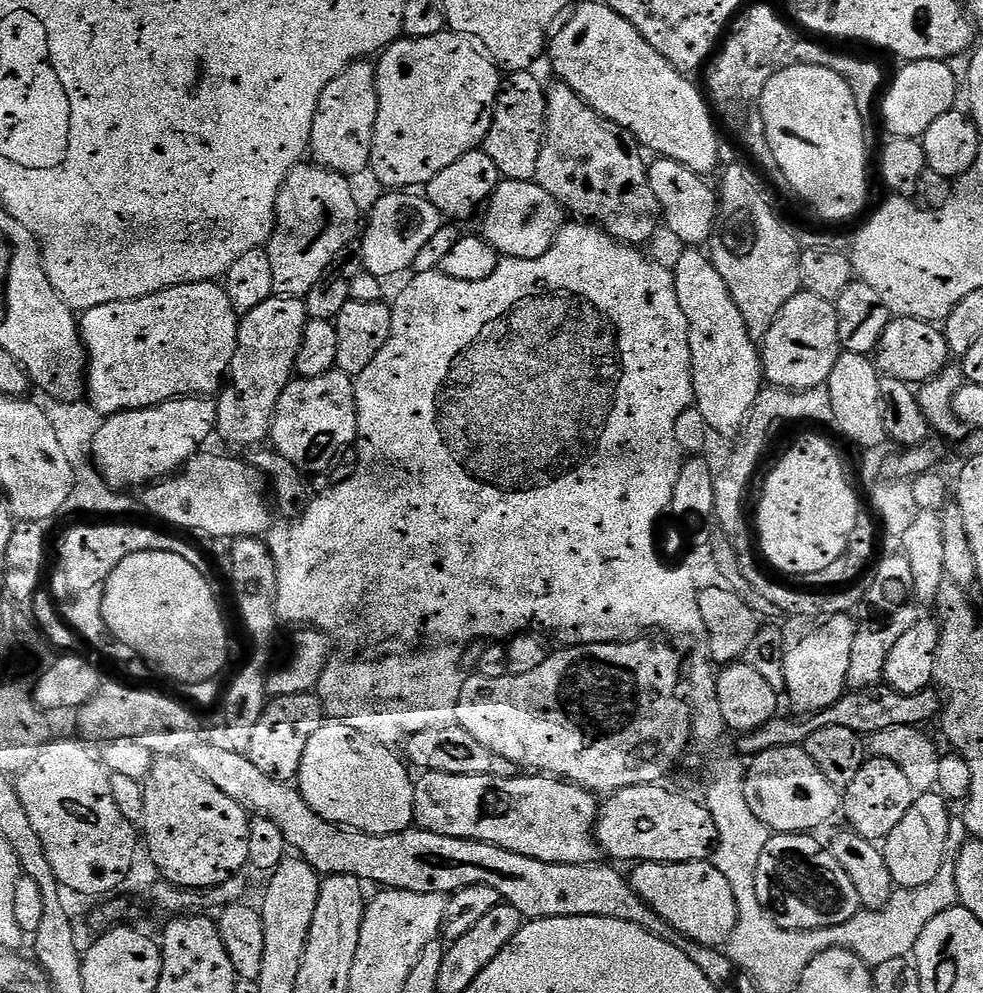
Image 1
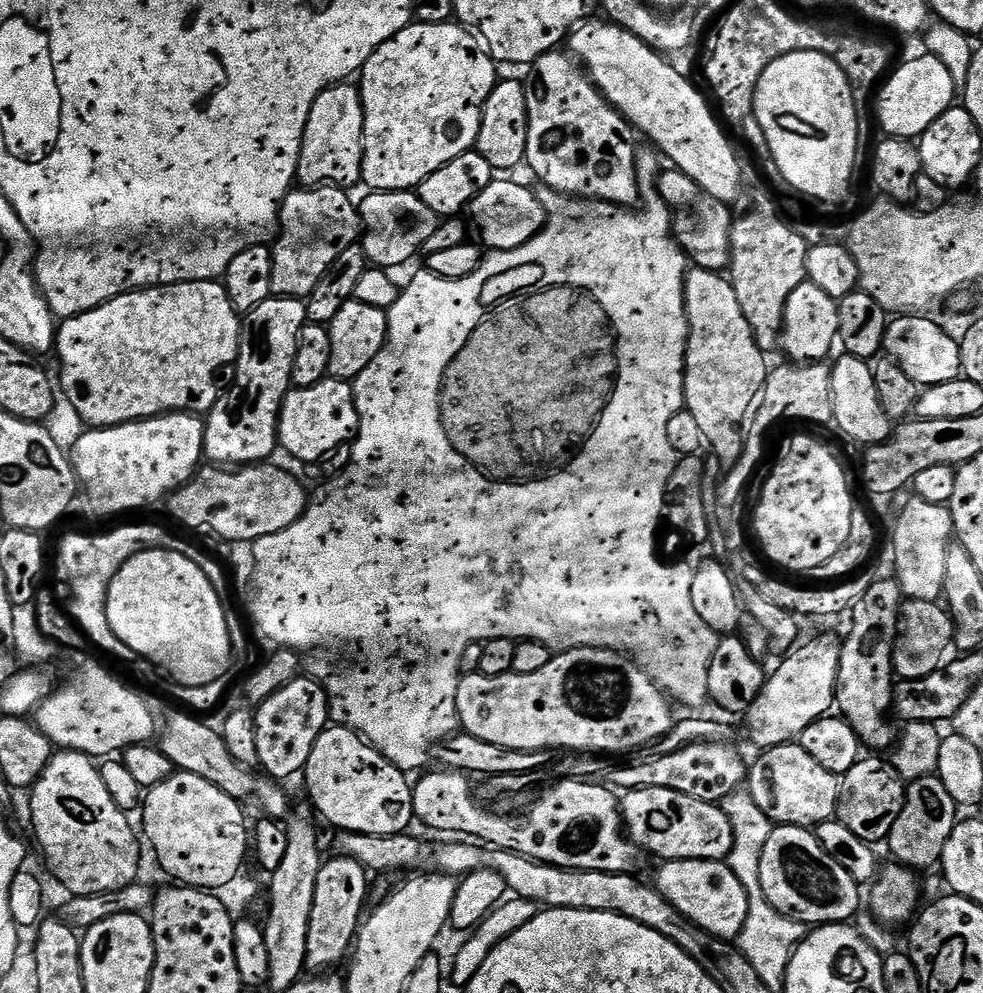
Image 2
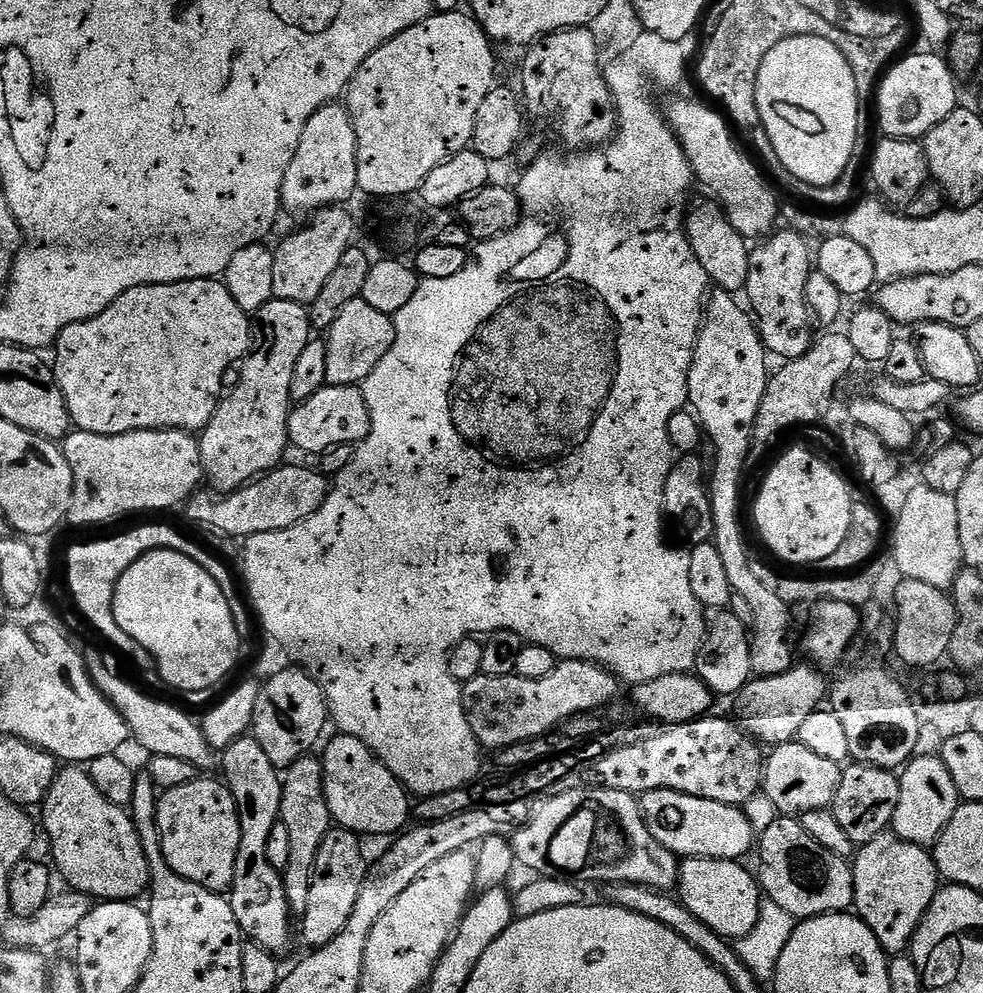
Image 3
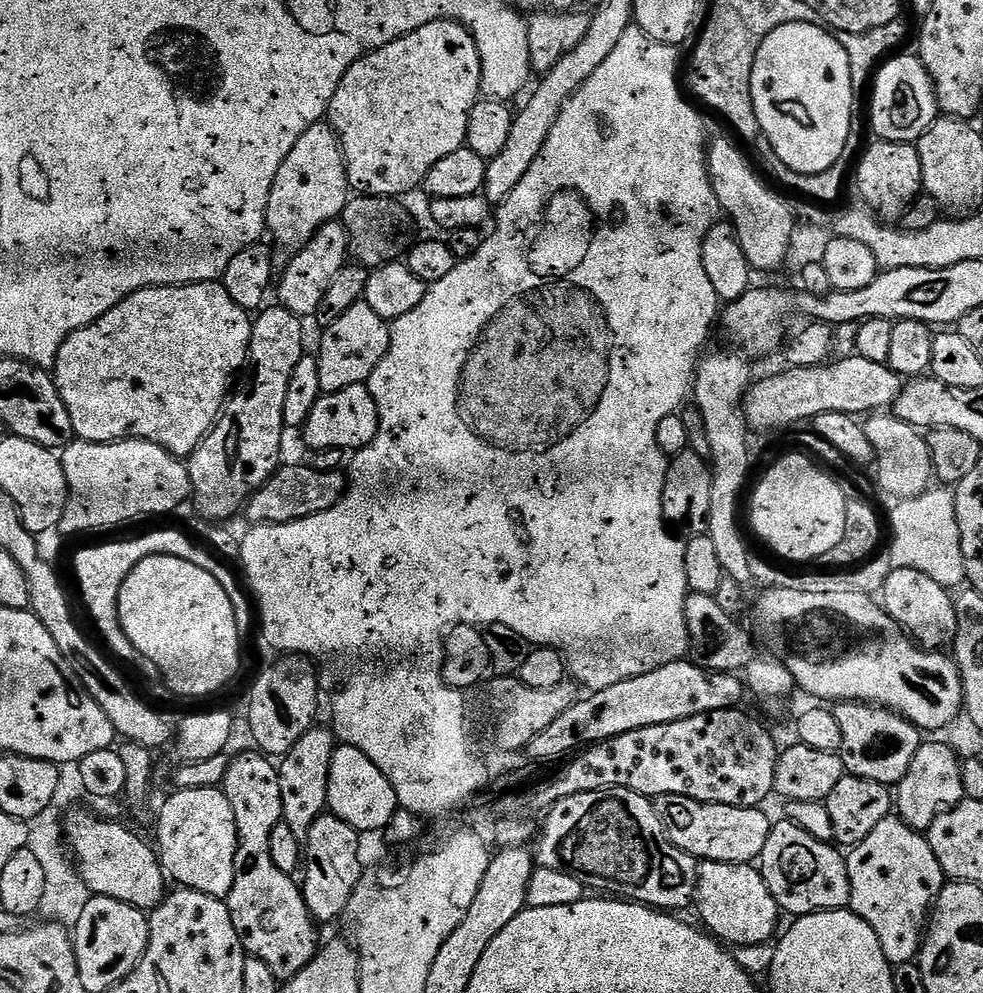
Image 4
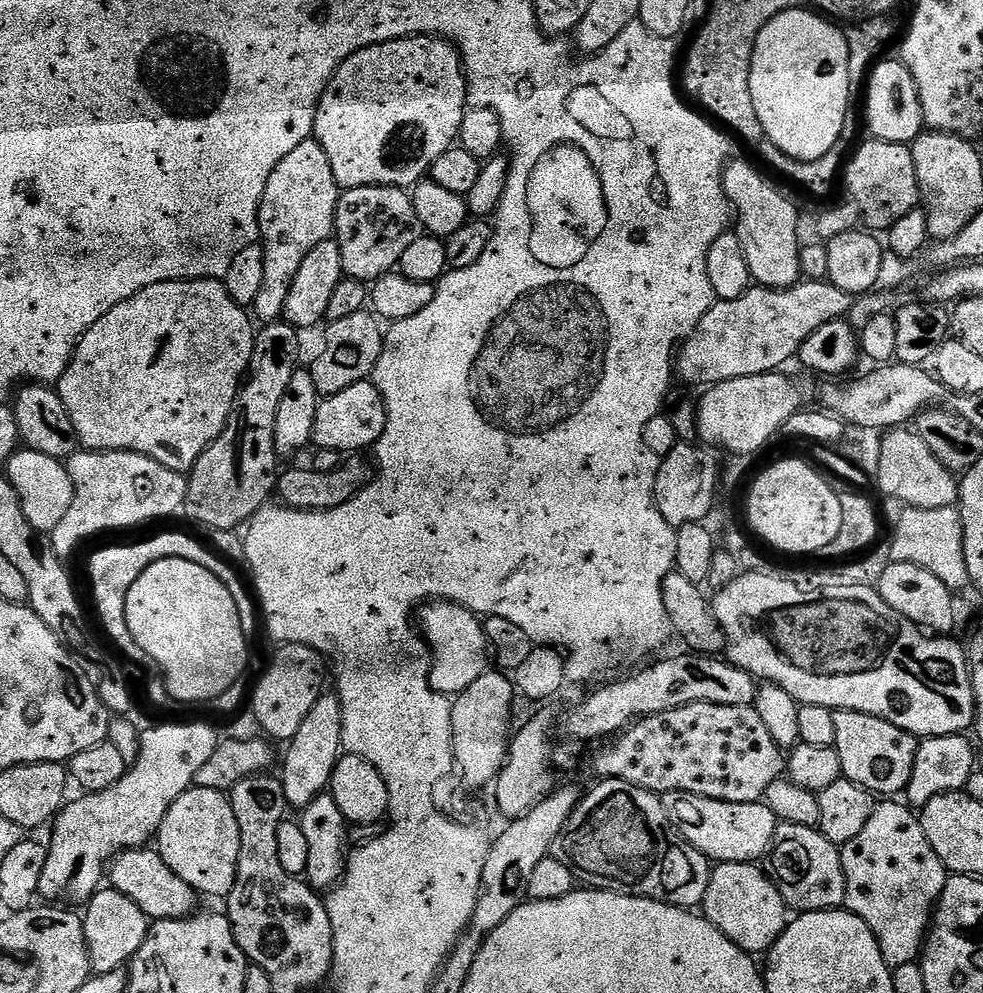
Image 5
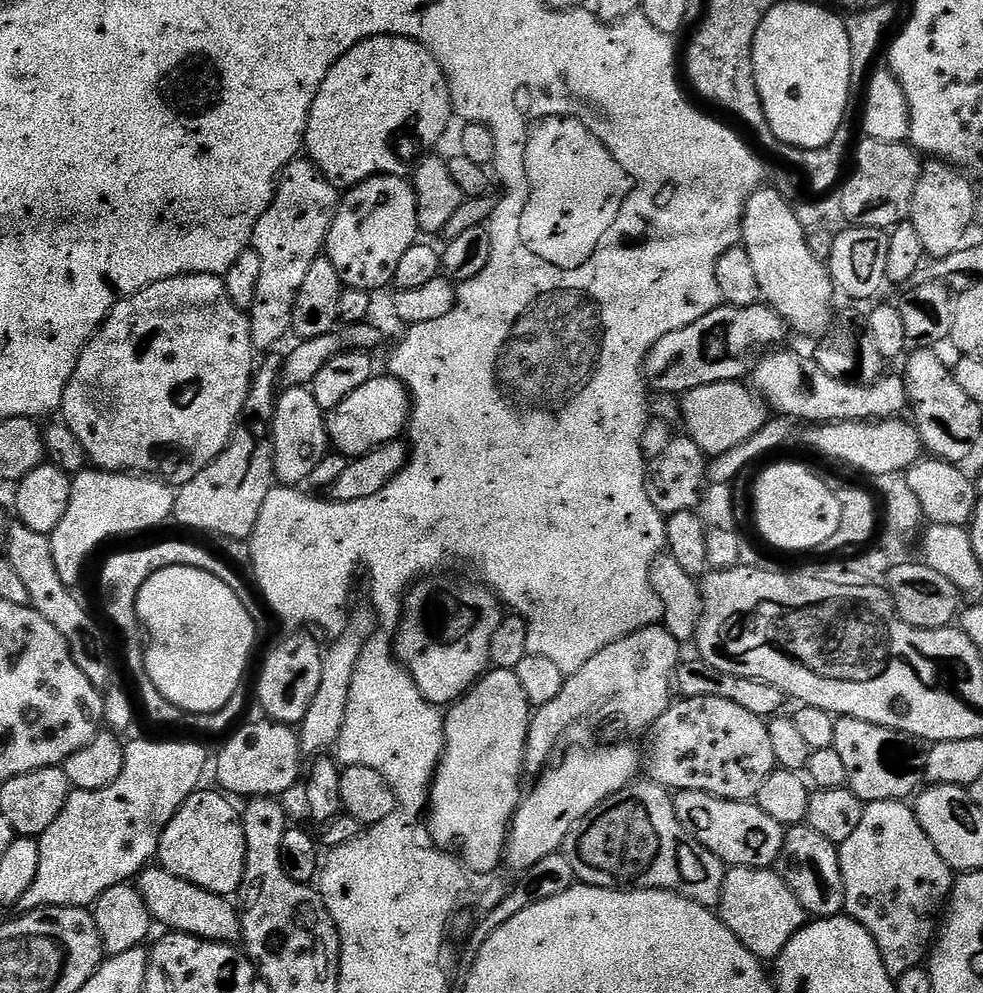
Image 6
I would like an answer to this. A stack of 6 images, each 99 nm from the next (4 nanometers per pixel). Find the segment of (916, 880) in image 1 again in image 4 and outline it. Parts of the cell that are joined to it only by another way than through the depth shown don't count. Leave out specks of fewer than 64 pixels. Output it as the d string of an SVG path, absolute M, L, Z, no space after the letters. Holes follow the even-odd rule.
M932 738L929 744L928 741L921 743L918 754L914 754L914 762L910 762L910 770L906 770L906 778L902 778L899 784L895 785L895 815L914 831L927 833L934 818L949 812L965 799L961 763L961 757L949 744L942 744L936 738Z

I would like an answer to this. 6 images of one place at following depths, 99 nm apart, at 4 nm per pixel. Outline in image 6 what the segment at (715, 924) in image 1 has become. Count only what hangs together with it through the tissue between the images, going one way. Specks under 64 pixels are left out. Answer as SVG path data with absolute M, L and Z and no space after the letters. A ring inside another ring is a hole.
M734 868L724 873L722 898L718 909L720 921L732 931L761 962L775 961L781 950L806 923L804 907L794 898L790 886L772 868Z

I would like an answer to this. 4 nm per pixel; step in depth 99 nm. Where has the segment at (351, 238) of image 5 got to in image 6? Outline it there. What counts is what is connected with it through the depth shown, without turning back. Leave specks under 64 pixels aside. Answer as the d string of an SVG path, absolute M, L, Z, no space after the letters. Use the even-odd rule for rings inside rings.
M372 176L369 180L354 185L341 195L340 205L336 207L336 216L328 232L326 259L334 262L338 278L344 288L357 288L363 292L379 293L379 288L391 285L396 279L396 267L402 262L402 254L417 243L421 235L416 209L416 192L404 176Z

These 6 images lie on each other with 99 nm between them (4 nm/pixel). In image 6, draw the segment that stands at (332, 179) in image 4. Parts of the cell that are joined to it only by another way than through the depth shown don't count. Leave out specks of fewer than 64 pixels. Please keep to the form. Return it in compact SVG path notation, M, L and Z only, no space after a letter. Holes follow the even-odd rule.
M297 158L284 167L283 172L278 177L278 183L275 185L272 200L268 203L268 209L262 214L262 218L256 224L256 228L252 231L251 247L258 254L258 258L262 258L262 275L258 278L258 294L254 294L254 302L250 309L250 334L252 335L253 349L260 350L260 348L272 348L284 335L289 335L292 332L292 311L294 310L294 302L298 298L298 290L302 290L302 282L306 278L306 274L310 270L310 266L314 266L316 260L321 259L322 253L325 251L328 243L328 232L332 228L332 220L336 216L336 207L340 205L341 193L332 183L329 182L320 173L316 165L307 158Z

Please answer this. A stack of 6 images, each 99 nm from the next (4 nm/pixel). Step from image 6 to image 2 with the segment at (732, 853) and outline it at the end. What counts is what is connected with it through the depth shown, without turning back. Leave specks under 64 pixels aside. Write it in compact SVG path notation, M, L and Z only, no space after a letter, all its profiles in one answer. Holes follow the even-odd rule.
M634 788L622 800L622 815L629 839L648 854L660 856L666 860L722 860L727 861L730 850L734 846L734 830L730 826L730 818L726 818L720 804L702 802L698 798L690 798L681 792L665 788Z

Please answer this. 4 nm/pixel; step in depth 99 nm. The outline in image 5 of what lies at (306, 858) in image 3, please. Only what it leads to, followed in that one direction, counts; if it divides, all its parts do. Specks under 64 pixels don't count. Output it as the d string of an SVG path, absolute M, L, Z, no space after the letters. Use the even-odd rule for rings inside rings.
M321 694L310 706L310 714L298 726L298 734L287 741L284 752L284 769L278 778L284 783L284 799L289 809L301 810L308 807L320 795L329 791L334 766L344 752L342 746L342 706L335 694Z

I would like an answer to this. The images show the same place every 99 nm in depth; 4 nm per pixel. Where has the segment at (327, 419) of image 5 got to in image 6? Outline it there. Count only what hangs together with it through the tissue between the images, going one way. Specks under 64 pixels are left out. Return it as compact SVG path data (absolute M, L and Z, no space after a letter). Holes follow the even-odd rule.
M390 374L383 375L373 375L372 379L367 380L362 386L358 386L358 390L354 390L354 394L350 394L350 398L346 398L335 410L327 413L328 438L331 447L339 455L349 458L365 456L367 452L374 451L378 446L399 441L405 435L406 425L410 415L408 390L404 387L401 380L394 379Z

